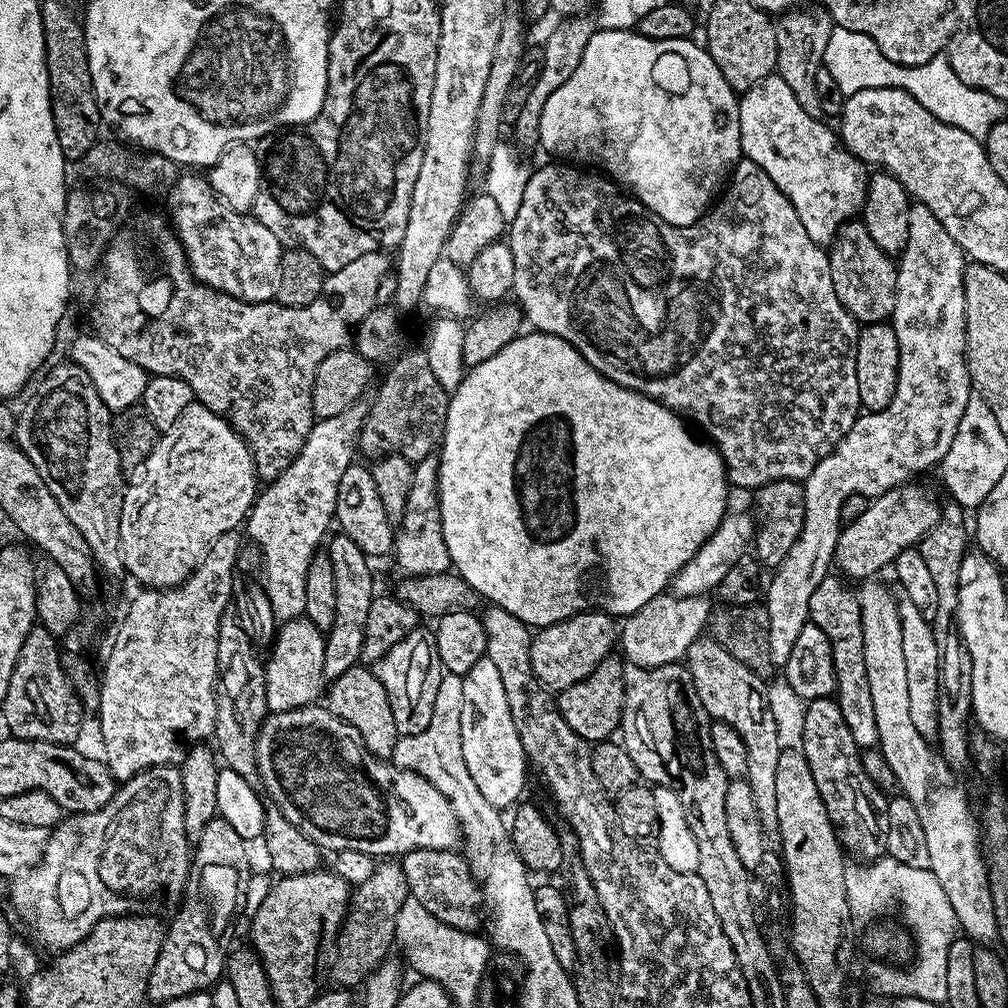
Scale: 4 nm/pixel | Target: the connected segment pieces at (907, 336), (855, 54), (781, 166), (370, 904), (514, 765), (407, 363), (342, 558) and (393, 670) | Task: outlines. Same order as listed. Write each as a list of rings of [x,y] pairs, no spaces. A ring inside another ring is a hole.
[[[913,203],[910,210],[910,238],[906,242],[903,252],[898,257],[898,267],[896,270],[896,305],[892,311],[892,319],[890,321],[894,334],[898,338],[898,346],[900,347],[900,361],[898,362],[898,386],[894,398],[890,402],[890,406],[886,406],[880,412],[865,411],[856,417],[854,426],[850,426],[850,430],[840,439],[835,450],[828,456],[824,456],[818,466],[814,466],[814,470],[803,481],[804,497],[806,498],[806,514],[804,515],[804,529],[802,534],[798,534],[798,542],[794,542],[794,546],[790,546],[790,554],[786,554],[786,558],[771,573],[772,581],[766,584],[766,607],[768,609],[768,617],[770,618],[770,658],[773,665],[783,666],[786,658],[790,658],[790,650],[794,650],[794,641],[798,638],[799,631],[802,626],[809,623],[808,603],[810,602],[810,594],[814,594],[814,589],[818,587],[818,582],[822,582],[830,574],[830,569],[834,564],[836,555],[836,543],[840,537],[841,522],[840,511],[842,510],[842,502],[851,496],[867,496],[875,498],[890,491],[892,488],[899,488],[902,484],[907,484],[919,472],[924,472],[927,468],[932,468],[943,461],[944,455],[950,450],[950,442],[954,442],[954,434],[958,434],[958,422],[962,422],[962,414],[966,410],[970,397],[973,395],[974,389],[972,379],[968,373],[968,363],[966,362],[966,318],[964,311],[966,310],[966,294],[964,293],[964,270],[966,267],[966,257],[962,249],[958,246],[958,242],[954,242],[954,238],[950,238],[950,234],[946,234],[946,226],[942,226],[942,222],[938,222],[938,218],[934,218],[934,214],[930,214],[930,210],[924,204]]]
[[[833,27],[830,42],[826,42],[822,68],[826,76],[828,72],[829,78],[836,83],[837,90],[844,92],[845,97],[867,88],[901,88],[906,90],[906,94],[922,102],[922,106],[926,106],[926,110],[930,110],[934,118],[950,126],[958,126],[958,130],[966,130],[966,134],[978,141],[983,141],[990,126],[994,126],[1006,116],[1005,101],[994,98],[981,88],[971,88],[969,84],[962,82],[962,78],[954,74],[947,56],[941,54],[916,68],[905,68],[902,64],[886,59],[882,50],[878,50],[874,38],[854,30]]]
[[[779,74],[762,78],[762,82],[747,88],[739,97],[739,102],[741,153],[754,161],[770,178],[770,182],[782,190],[782,194],[794,206],[798,218],[802,218],[806,234],[810,234],[810,238],[814,238],[818,245],[831,245],[840,225],[853,219],[863,209],[868,193],[869,169],[850,149],[844,147],[839,135],[833,129],[831,132],[823,124],[823,119],[802,110],[798,98],[794,98],[790,86],[782,82]]]
[[[392,858],[381,859],[376,865],[374,874],[370,874],[370,878],[366,878],[366,882],[355,885],[350,896],[350,911],[339,925],[339,928],[341,927],[340,937],[336,940],[336,957],[332,960],[332,980],[336,983],[333,985],[337,989],[352,990],[355,989],[355,984],[356,987],[363,985],[368,975],[389,959],[388,951],[394,948],[397,943],[395,922],[398,919],[398,912],[402,910],[402,906],[409,895],[403,866]]]
[[[485,654],[478,662],[474,662],[474,666],[470,666],[470,670],[465,672],[463,677],[462,754],[466,768],[470,770],[470,776],[474,778],[474,784],[481,791],[482,798],[486,798],[490,806],[501,810],[511,809],[521,799],[519,796],[524,792],[524,779],[527,778],[528,772],[530,773],[530,765],[524,754],[522,738],[514,726],[514,718],[510,716],[510,702],[506,702],[506,690],[502,690],[502,674],[498,674],[494,662],[490,662],[490,658]]]
[[[403,351],[389,367],[378,396],[371,401],[367,417],[357,433],[357,447],[362,456],[396,455],[416,463],[439,447],[444,435],[449,393],[434,377],[427,351]]]
[[[336,534],[326,544],[330,562],[334,565],[334,595],[336,614],[334,626],[326,630],[324,637],[324,679],[331,682],[342,678],[346,670],[357,667],[361,663],[362,641],[366,638],[366,614],[370,614],[370,602],[377,591],[372,581],[370,557],[358,545],[343,534]]]
[[[416,627],[398,642],[398,646],[386,650],[386,654],[376,660],[374,671],[378,682],[386,686],[390,710],[394,710],[394,724],[401,736],[422,734],[422,730],[430,726],[430,714],[434,714],[434,698],[438,698],[438,682],[442,675],[435,631],[431,627]]]

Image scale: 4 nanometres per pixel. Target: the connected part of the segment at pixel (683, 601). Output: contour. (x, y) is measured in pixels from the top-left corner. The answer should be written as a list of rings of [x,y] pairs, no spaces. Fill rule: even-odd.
[[[661,594],[650,598],[642,610],[623,621],[618,632],[618,644],[625,661],[636,663],[642,668],[657,668],[683,661],[688,655],[690,646],[701,639],[708,626],[710,604],[704,596],[677,596]]]

